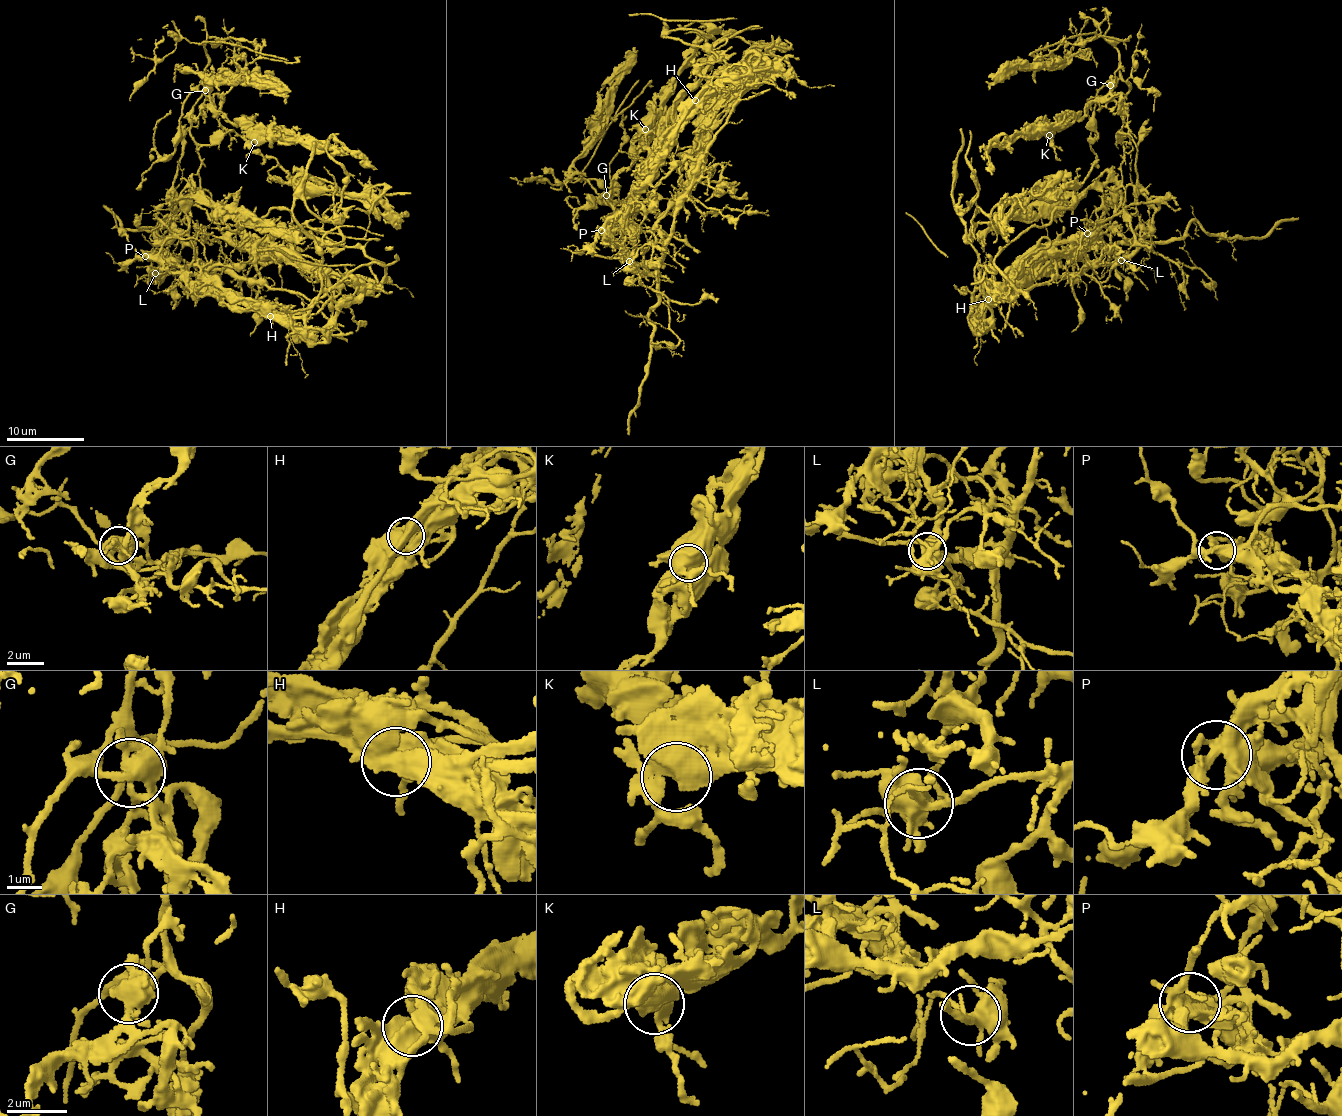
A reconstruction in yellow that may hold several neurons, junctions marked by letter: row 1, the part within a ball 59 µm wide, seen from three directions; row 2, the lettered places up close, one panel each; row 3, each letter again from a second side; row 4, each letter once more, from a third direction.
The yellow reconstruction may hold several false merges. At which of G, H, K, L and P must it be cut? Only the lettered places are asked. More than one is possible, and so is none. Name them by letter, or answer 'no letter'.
H, P

